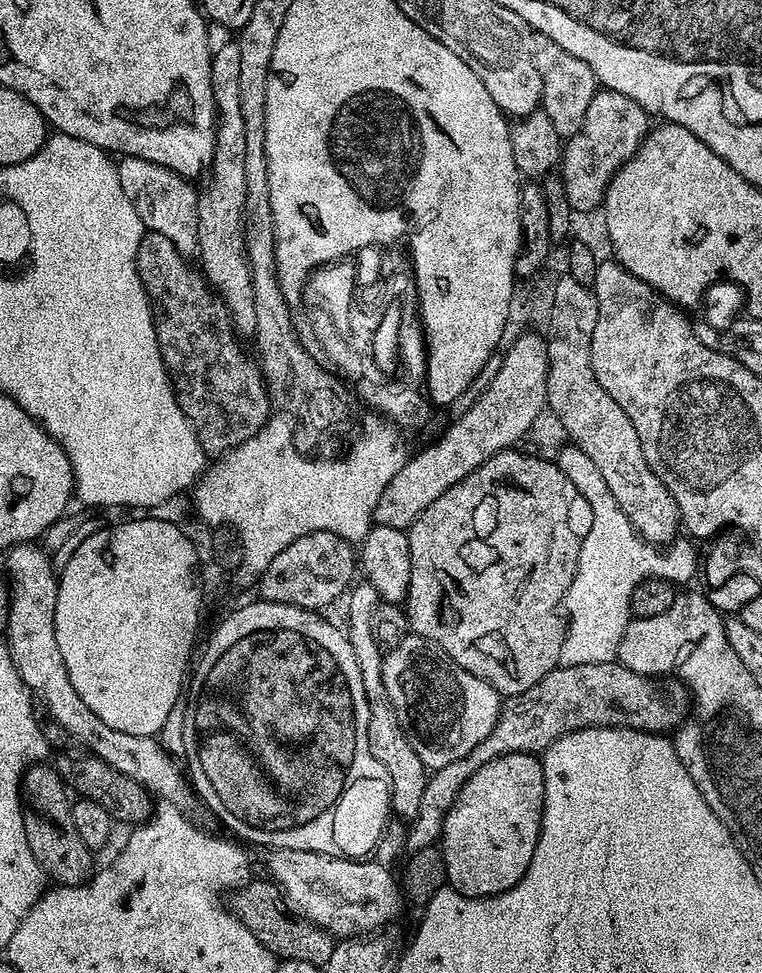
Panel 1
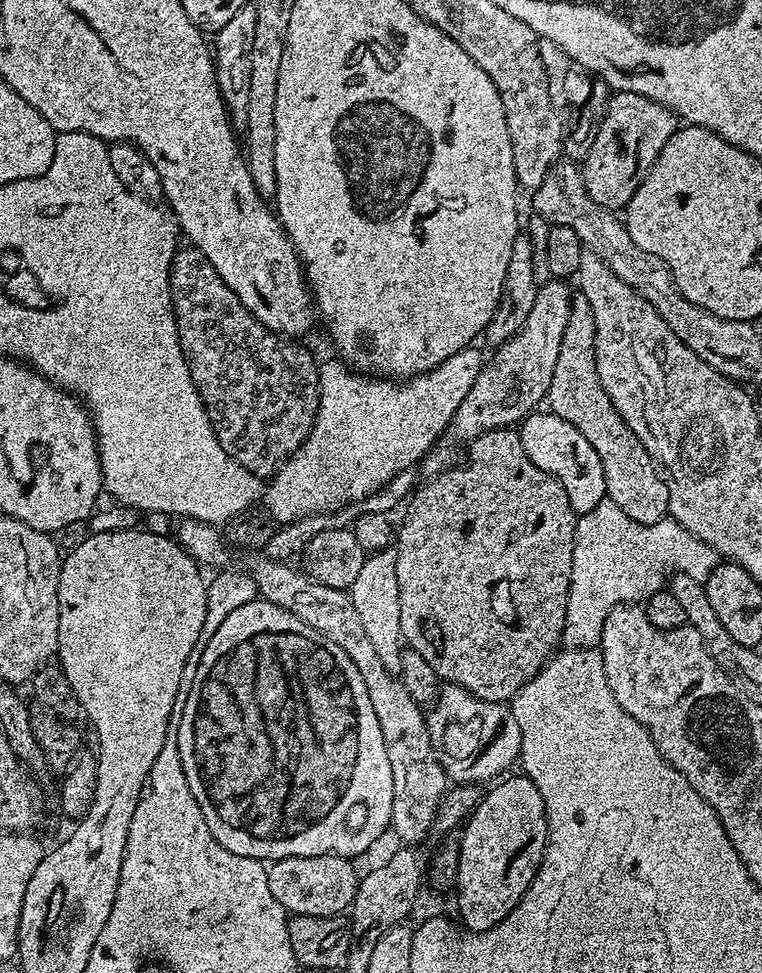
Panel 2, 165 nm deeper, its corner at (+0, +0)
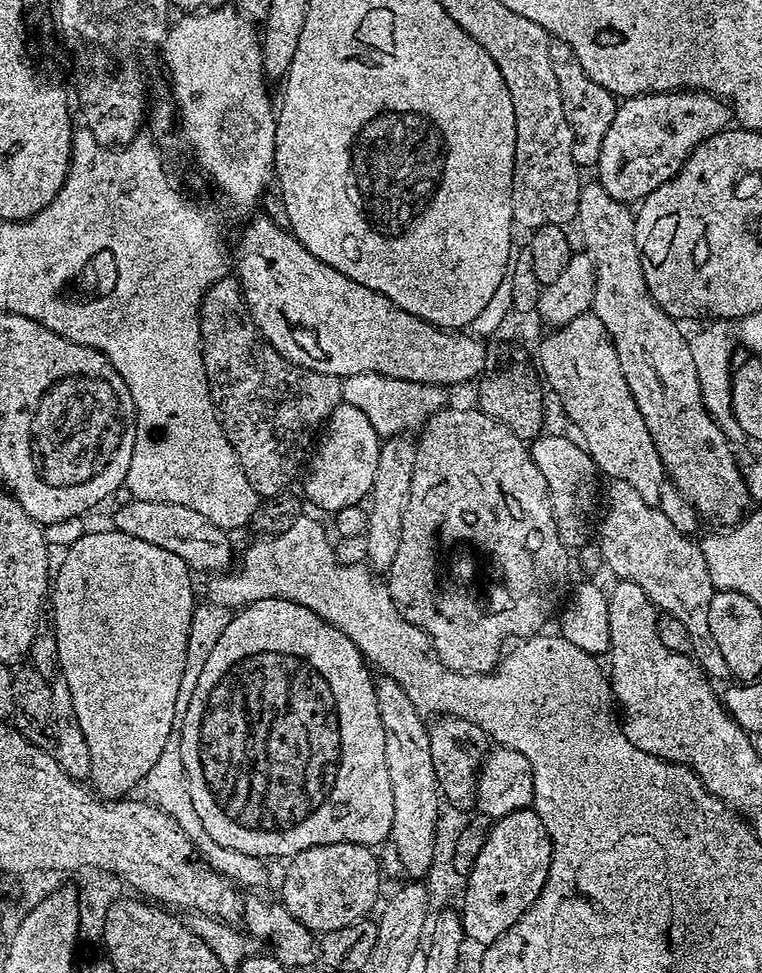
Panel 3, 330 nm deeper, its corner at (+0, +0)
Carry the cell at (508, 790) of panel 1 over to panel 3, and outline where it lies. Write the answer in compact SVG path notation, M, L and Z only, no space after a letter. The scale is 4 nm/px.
M532 808L506 814L489 827L482 851L467 876L464 897L458 911L469 941L487 946L502 938L534 901L548 877L552 861L552 843L542 818Z

